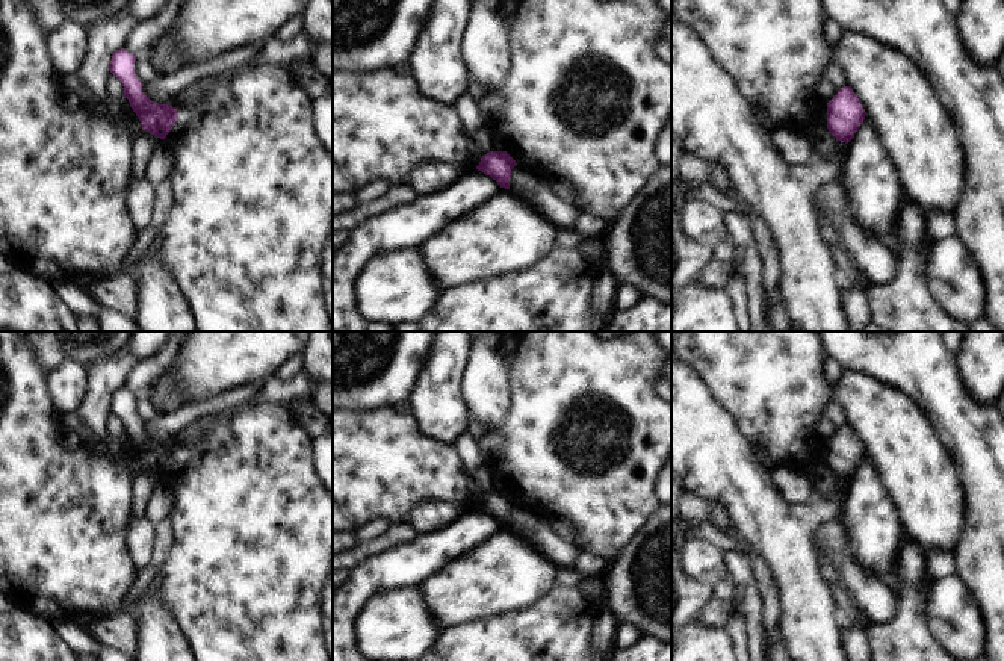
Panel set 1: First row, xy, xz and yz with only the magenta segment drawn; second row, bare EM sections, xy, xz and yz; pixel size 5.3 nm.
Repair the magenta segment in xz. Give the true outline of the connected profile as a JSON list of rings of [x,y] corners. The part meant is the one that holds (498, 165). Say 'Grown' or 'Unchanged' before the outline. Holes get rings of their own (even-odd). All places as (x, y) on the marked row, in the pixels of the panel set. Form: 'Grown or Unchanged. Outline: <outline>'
Unchanged. Outline: [[[490,151],[482,156],[476,169],[490,175],[500,188],[510,189],[511,169],[516,165],[516,160],[507,151]]]

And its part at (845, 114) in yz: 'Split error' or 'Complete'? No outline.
Complete

